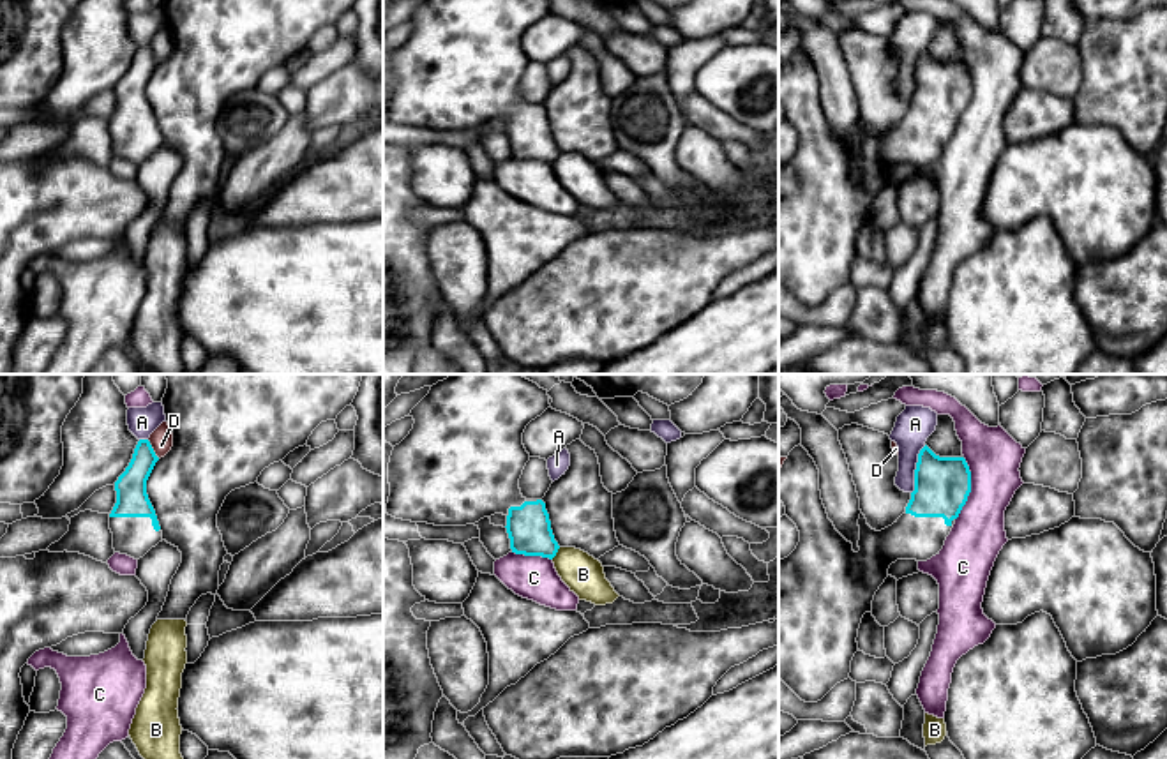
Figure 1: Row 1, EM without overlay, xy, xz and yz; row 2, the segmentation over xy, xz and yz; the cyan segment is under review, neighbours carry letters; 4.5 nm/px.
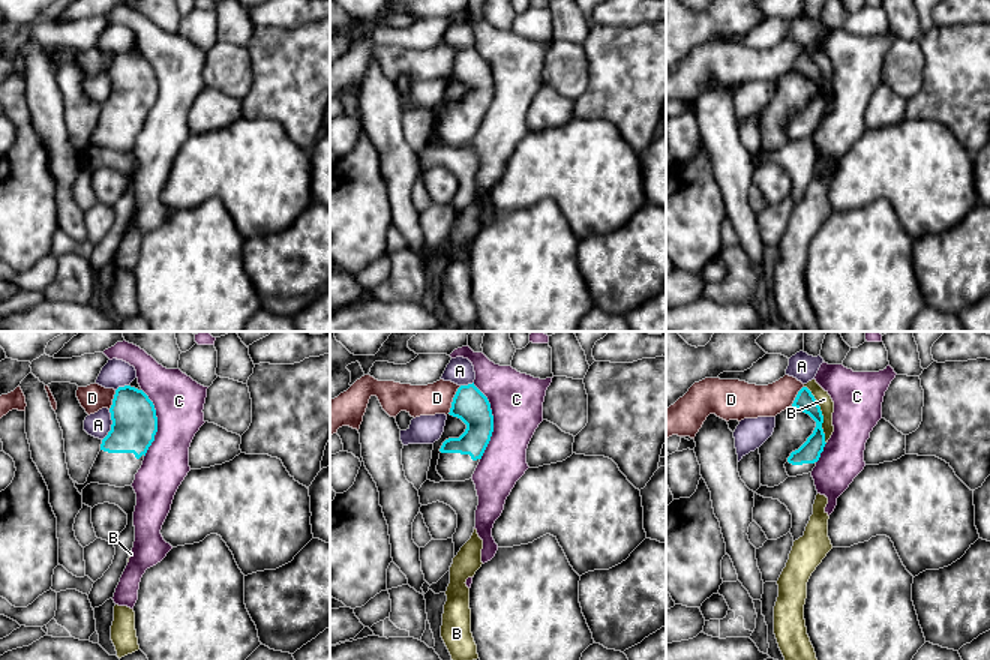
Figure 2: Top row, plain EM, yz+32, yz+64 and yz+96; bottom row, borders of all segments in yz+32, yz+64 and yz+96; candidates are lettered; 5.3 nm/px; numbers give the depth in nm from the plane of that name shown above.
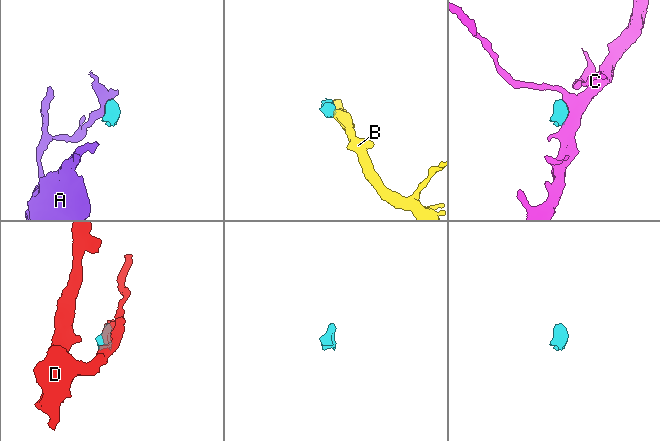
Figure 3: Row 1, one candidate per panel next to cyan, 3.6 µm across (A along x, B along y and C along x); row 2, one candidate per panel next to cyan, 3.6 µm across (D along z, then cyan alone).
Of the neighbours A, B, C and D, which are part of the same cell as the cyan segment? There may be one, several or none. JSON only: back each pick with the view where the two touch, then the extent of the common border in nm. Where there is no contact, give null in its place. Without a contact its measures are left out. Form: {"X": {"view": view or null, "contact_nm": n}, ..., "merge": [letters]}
{"merge": []}

